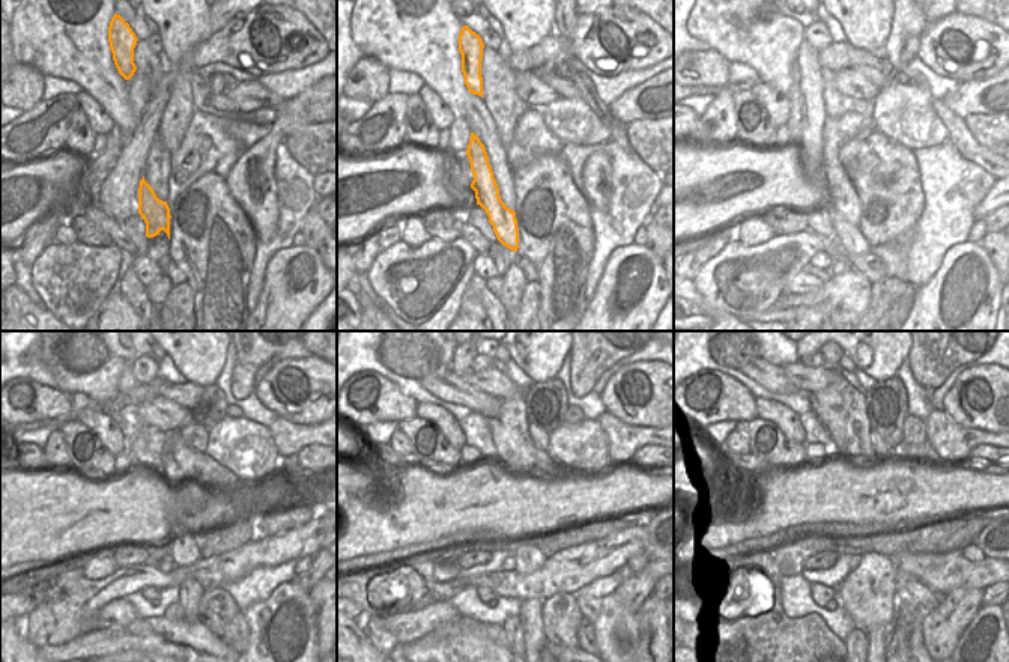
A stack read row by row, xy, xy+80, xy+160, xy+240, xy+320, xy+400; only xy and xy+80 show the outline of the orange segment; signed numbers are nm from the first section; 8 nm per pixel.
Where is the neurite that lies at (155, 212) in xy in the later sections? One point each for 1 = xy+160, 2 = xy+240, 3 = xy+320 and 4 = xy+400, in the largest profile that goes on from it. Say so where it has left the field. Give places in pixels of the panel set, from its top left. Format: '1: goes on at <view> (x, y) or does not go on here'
1: goes on at xy+160 (811, 143)
2: goes on at xy+240 (190, 593)
3: goes on at xy+320 (530, 613)
4: goes on at xy+400 (875, 635)

